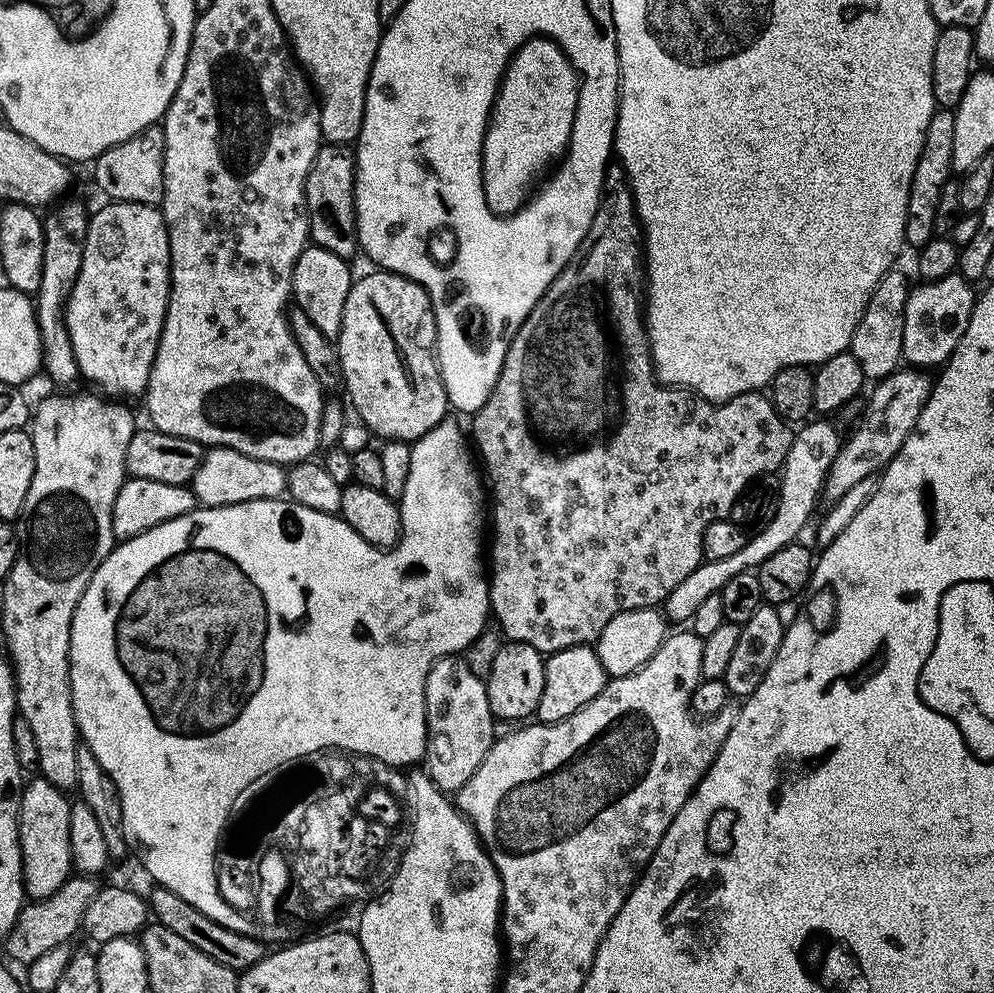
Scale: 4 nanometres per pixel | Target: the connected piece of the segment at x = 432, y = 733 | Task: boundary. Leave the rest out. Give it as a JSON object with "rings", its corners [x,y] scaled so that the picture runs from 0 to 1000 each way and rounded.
{"rings":[[[449,661],[447,664],[439,666],[429,683],[427,710],[431,728],[431,750],[427,753],[425,769],[431,781],[439,789],[440,794],[448,800],[457,800],[462,794],[469,792],[469,788],[473,788],[477,775],[481,775],[481,771],[485,771],[489,759],[495,754],[497,722],[487,690],[488,686],[474,677],[465,663],[459,661]]]}

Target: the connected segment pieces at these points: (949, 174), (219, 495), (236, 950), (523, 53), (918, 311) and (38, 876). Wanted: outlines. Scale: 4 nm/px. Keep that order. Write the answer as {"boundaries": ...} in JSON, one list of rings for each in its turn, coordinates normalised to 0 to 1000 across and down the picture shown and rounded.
{"boundaries":[[[[943,108],[936,119],[936,127],[930,132],[928,155],[924,155],[924,167],[920,167],[920,179],[915,183],[915,203],[911,203],[911,232],[909,245],[914,251],[925,252],[942,238],[940,216],[944,216],[944,199],[948,199],[948,187],[959,180],[960,119],[957,109]]],[[[210,450],[206,454],[191,490],[197,499],[198,509],[207,512],[222,512],[253,504],[276,504],[287,498],[290,480],[287,472],[276,465],[252,461],[239,453]]],[[[160,892],[154,893],[154,895],[154,898],[148,899],[147,902],[152,925],[158,931],[167,933],[167,937],[179,941],[185,948],[191,949],[191,953],[203,957],[203,961],[215,965],[215,969],[223,969],[223,973],[231,973],[240,981],[252,973],[256,973],[256,969],[260,969],[268,962],[267,952],[257,942],[236,939],[215,928],[215,924],[207,924],[207,920],[203,920],[203,916],[191,912],[191,908],[187,908],[187,904],[179,904],[179,900],[175,900],[175,896],[167,896]]],[[[536,36],[515,53],[495,105],[487,150],[483,152],[489,207],[498,218],[515,218],[527,208],[544,178],[570,153],[584,83],[570,54],[550,36]]],[[[965,276],[931,282],[919,289],[911,300],[911,328],[907,328],[908,366],[923,373],[945,372],[953,367],[964,344],[972,336],[978,310],[984,301],[979,287]]],[[[43,783],[23,791],[20,799],[20,863],[24,877],[24,897],[29,907],[45,906],[61,894],[74,875],[70,864],[70,816],[65,799]]]]}

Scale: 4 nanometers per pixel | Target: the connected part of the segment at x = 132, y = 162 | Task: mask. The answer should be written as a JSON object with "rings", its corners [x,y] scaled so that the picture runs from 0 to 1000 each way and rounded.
{"rings":[[[145,129],[138,137],[109,149],[95,162],[97,185],[110,202],[160,206],[165,199],[165,130]]]}

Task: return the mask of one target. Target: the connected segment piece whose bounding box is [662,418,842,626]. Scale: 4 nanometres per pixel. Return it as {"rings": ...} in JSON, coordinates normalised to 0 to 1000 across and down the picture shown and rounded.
{"rings":[[[821,422],[810,426],[806,430],[810,431],[806,435],[804,432],[798,438],[797,448],[791,457],[787,478],[784,480],[786,483],[783,484],[785,501],[783,502],[783,514],[779,514],[779,522],[775,522],[775,526],[769,532],[764,533],[754,542],[751,550],[742,554],[742,558],[736,559],[735,562],[726,562],[722,566],[708,564],[692,581],[686,582],[686,586],[682,586],[678,594],[674,594],[674,598],[668,603],[666,615],[675,627],[677,624],[680,630],[691,629],[701,616],[702,609],[709,602],[714,602],[714,598],[724,597],[730,590],[730,586],[738,582],[738,578],[756,576],[764,572],[767,566],[771,566],[771,562],[775,562],[775,558],[780,558],[783,554],[787,554],[787,550],[798,547],[804,541],[801,539],[812,530],[813,523],[816,522],[817,515],[821,512],[821,507],[826,507],[831,477],[839,461],[843,461],[847,446],[847,438],[845,439],[844,433],[839,428],[832,427],[829,424],[832,422]]]}

